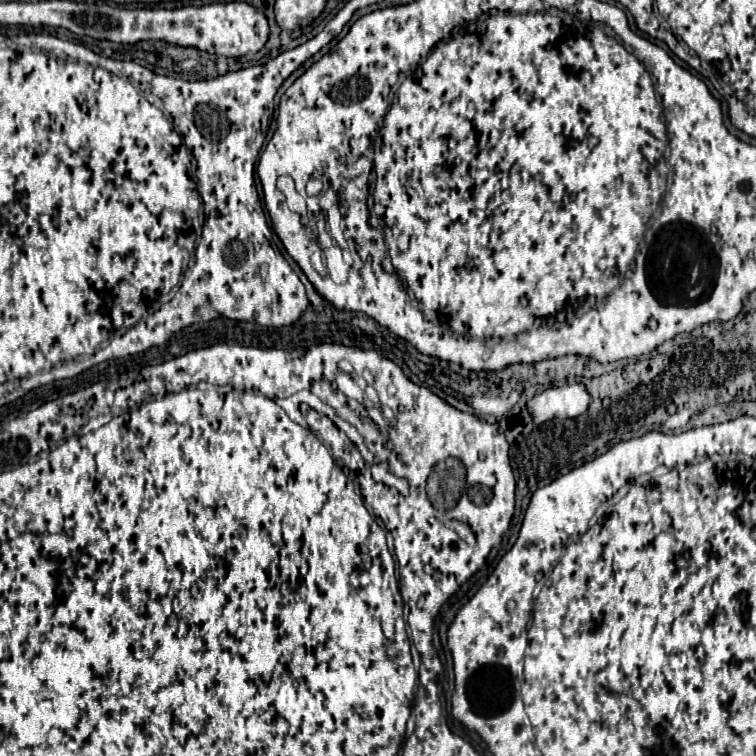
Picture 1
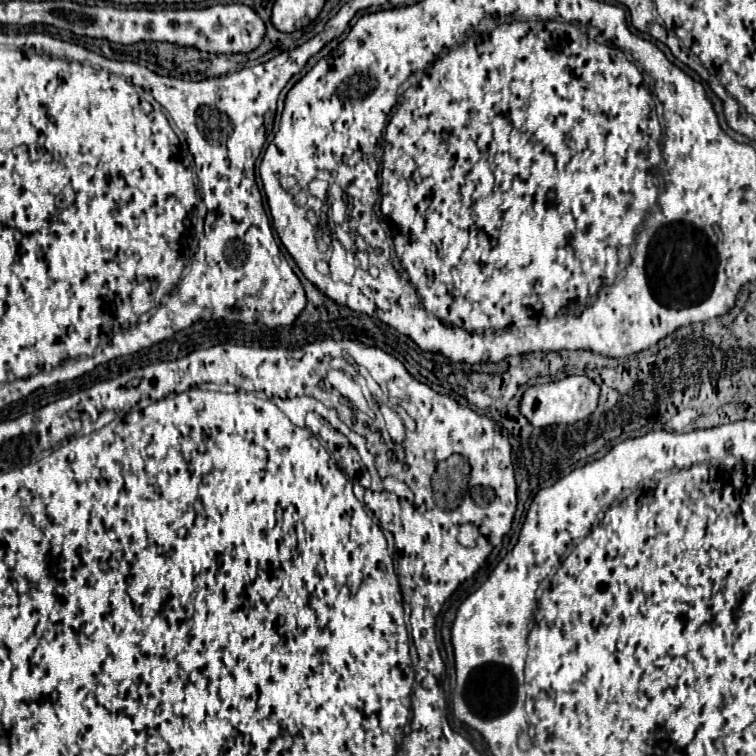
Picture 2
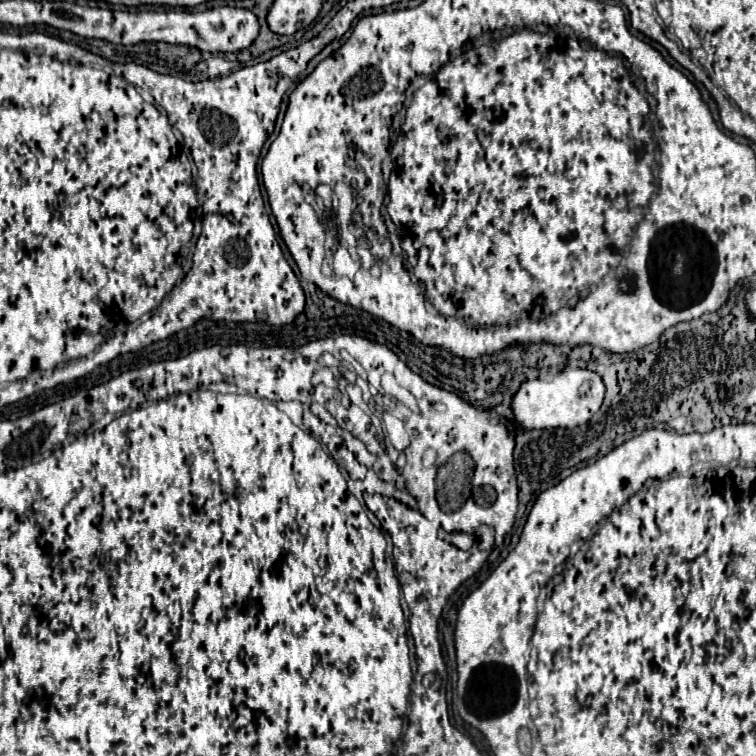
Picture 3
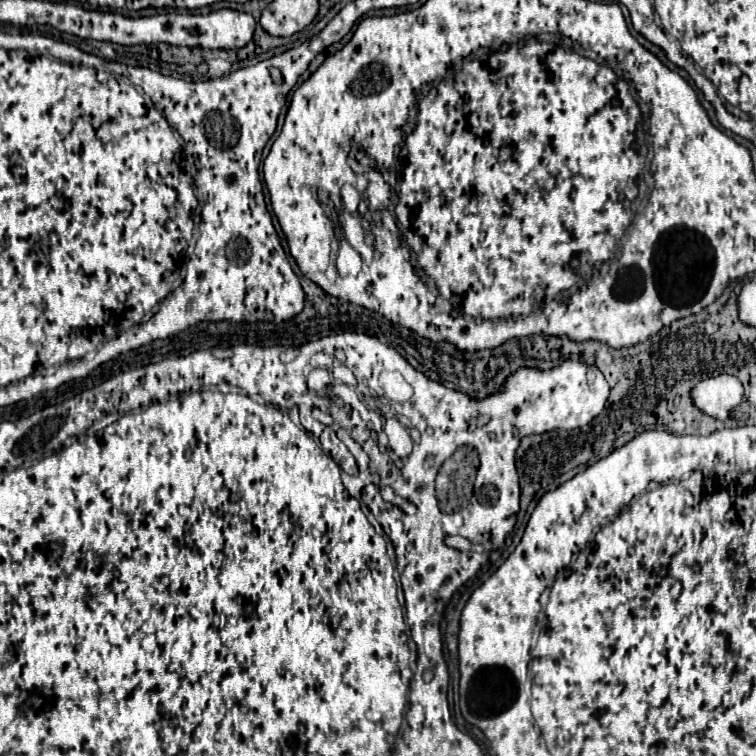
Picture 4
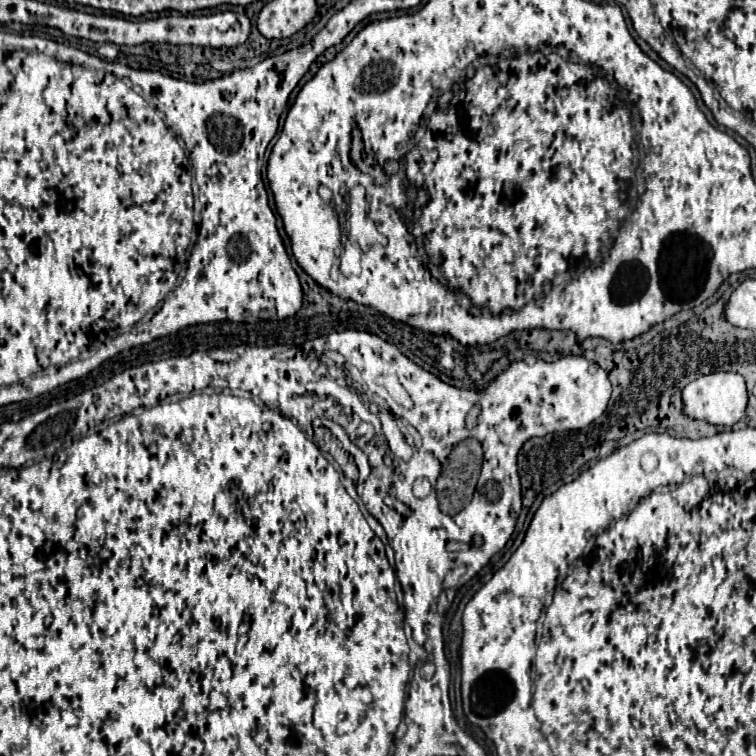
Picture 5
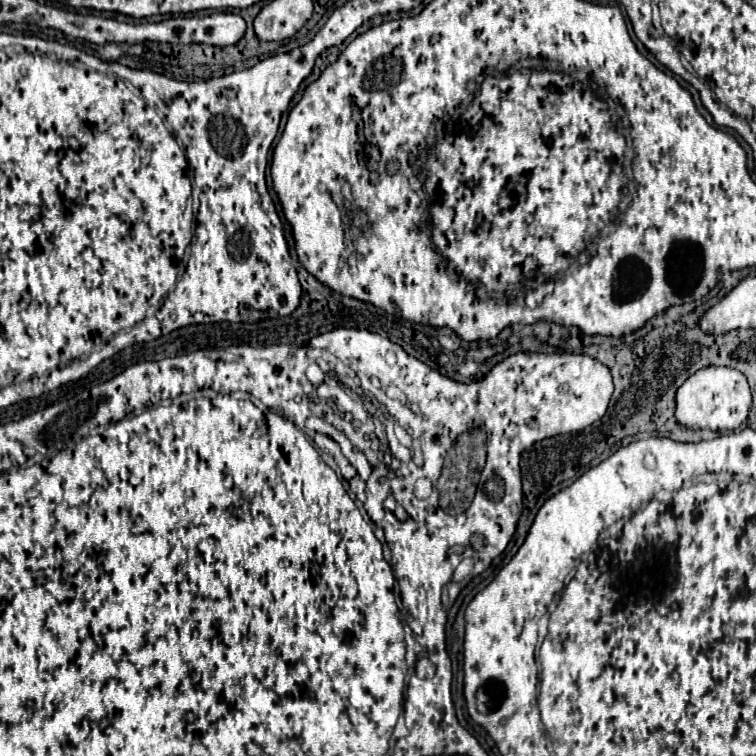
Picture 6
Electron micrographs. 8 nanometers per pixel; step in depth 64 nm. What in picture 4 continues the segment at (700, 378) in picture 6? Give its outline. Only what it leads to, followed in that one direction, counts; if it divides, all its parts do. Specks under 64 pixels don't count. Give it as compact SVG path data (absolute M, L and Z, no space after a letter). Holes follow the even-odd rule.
M720 374L716 378L702 380L700 384L696 384L692 388L694 404L702 412L706 412L718 420L728 420L732 408L742 402L742 396L744 396L744 388L742 388L740 380L734 376L728 376L728 374Z

